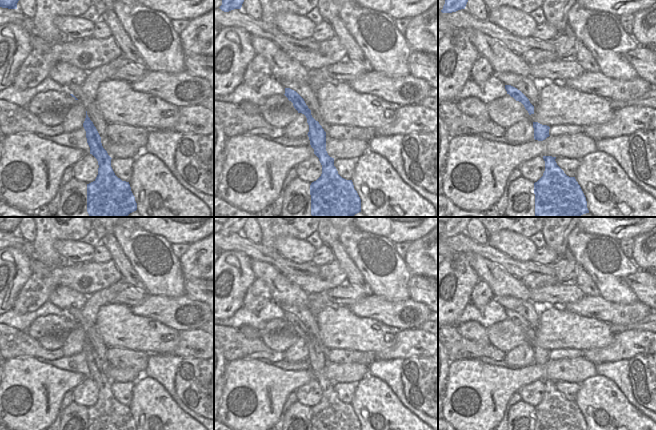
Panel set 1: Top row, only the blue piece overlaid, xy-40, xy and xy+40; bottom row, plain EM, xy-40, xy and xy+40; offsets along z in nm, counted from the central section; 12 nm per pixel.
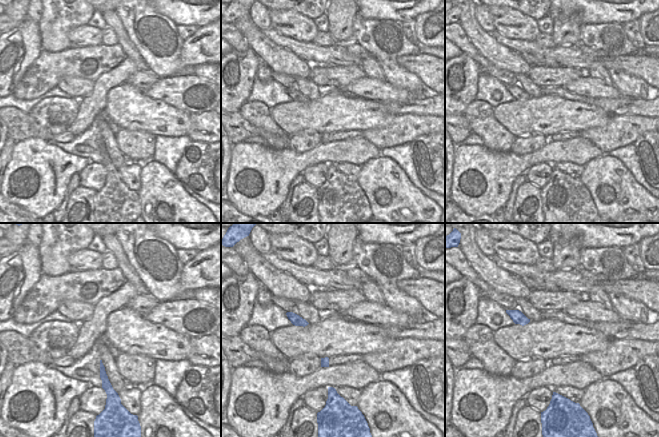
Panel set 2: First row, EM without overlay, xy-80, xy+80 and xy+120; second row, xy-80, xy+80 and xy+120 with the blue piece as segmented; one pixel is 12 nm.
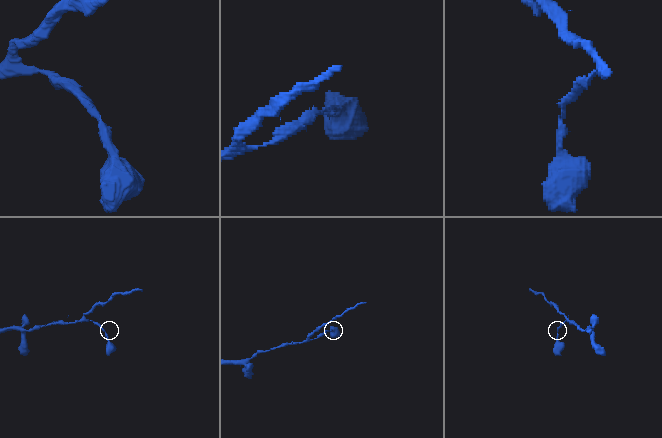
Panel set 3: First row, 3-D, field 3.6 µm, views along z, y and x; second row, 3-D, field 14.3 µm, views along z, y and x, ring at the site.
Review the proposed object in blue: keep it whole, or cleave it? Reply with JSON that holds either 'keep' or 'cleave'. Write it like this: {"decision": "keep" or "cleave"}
{"decision": "keep"}

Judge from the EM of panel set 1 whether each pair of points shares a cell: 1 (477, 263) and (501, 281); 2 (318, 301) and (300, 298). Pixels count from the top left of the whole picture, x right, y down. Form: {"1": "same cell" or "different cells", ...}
{"1": "same cell", "2": "different cells"}

